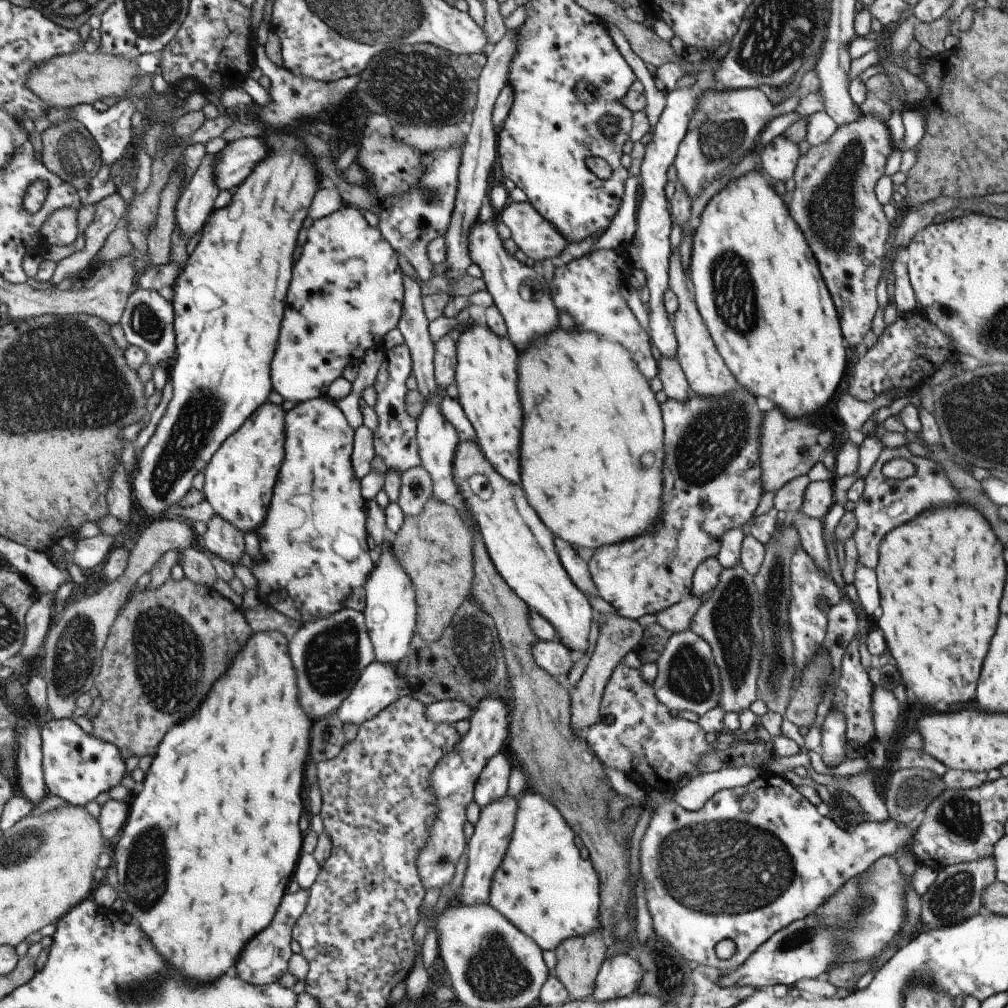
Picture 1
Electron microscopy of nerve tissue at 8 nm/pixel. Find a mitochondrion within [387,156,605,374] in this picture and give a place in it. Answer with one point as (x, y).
(431, 194)

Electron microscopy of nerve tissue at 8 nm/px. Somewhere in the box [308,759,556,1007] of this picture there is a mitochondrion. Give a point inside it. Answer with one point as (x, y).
(493, 972)

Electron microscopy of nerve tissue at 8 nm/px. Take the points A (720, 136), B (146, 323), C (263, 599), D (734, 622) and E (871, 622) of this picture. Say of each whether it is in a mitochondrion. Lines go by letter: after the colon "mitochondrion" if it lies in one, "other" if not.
A: mitochondrion
B: mitochondrion
C: other
D: mitochondrion
E: other

